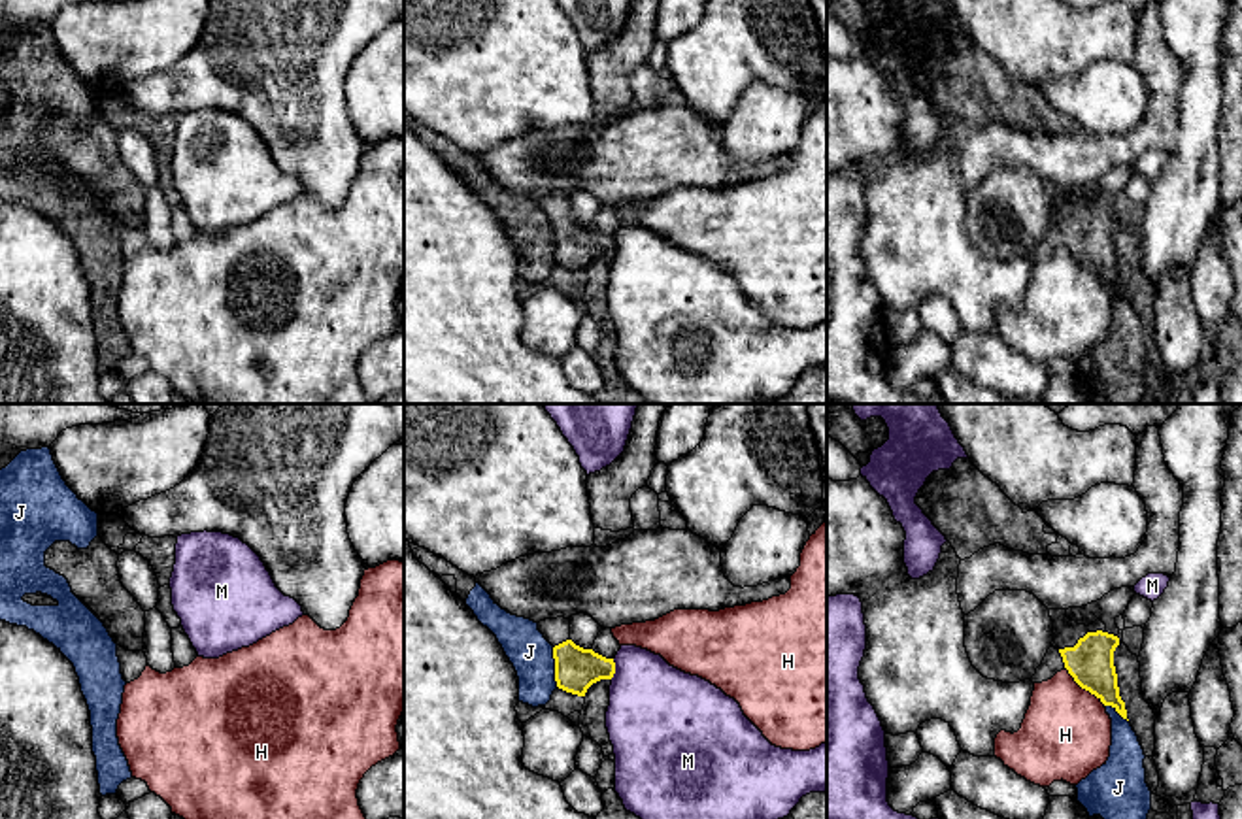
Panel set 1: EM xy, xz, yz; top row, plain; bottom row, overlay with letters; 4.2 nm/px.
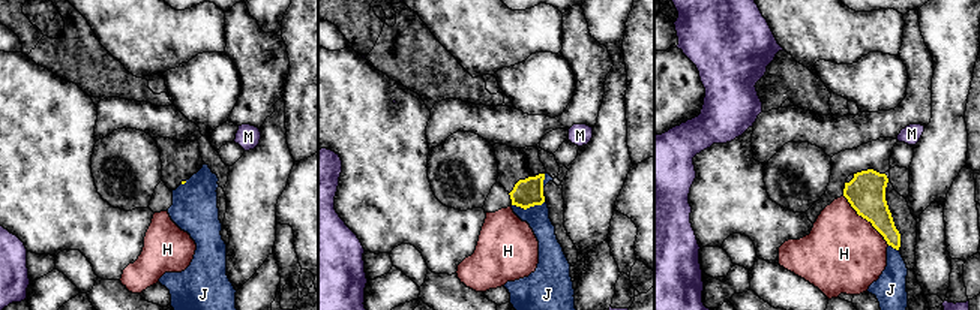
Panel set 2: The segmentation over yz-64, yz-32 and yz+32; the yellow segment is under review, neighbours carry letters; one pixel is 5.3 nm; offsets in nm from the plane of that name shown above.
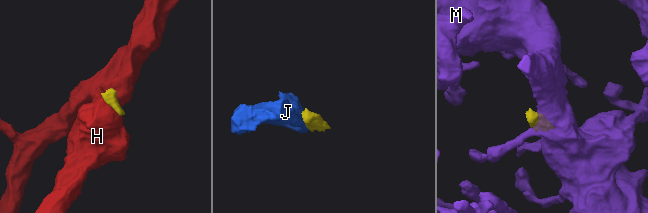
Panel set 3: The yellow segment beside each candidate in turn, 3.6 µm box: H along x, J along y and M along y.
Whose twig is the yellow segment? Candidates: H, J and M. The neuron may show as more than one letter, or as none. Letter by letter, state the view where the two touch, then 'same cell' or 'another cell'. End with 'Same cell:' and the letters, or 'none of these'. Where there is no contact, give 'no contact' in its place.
H: yz | another cell
J: xz | another cell
M: xz | another cell
Same cell: none of these

